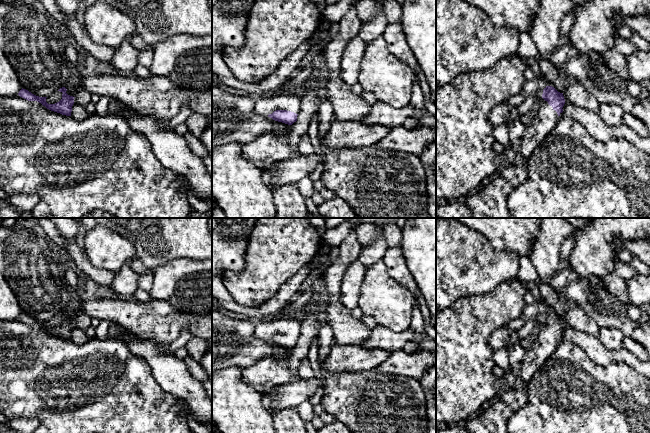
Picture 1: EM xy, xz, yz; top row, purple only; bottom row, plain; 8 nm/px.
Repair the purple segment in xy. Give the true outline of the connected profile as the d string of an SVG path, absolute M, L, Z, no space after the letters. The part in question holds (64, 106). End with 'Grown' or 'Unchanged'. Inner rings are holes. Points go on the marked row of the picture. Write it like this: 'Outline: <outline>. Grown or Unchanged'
Outline: M65 87L60 88L58 91L63 93L62 99L55 104L48 104L46 102L47 97L36 96L23 88L19 91L18 95L28 101L37 101L51 111L60 113L62 115L71 116L75 97L68 95L66 93L67 89Z. Unchanged

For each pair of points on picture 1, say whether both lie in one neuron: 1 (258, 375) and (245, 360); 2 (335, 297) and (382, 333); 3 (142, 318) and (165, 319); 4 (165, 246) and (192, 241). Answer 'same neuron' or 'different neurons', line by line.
1: different neurons
2: different neurons
3: same neuron
4: same neuron

